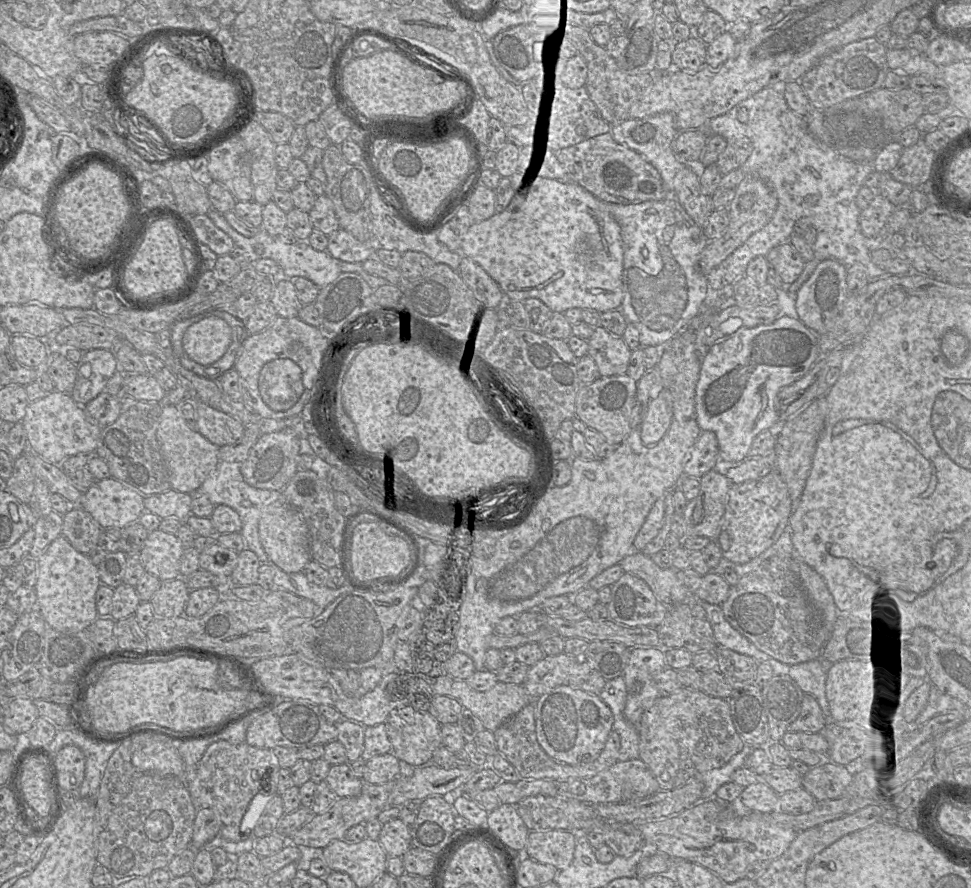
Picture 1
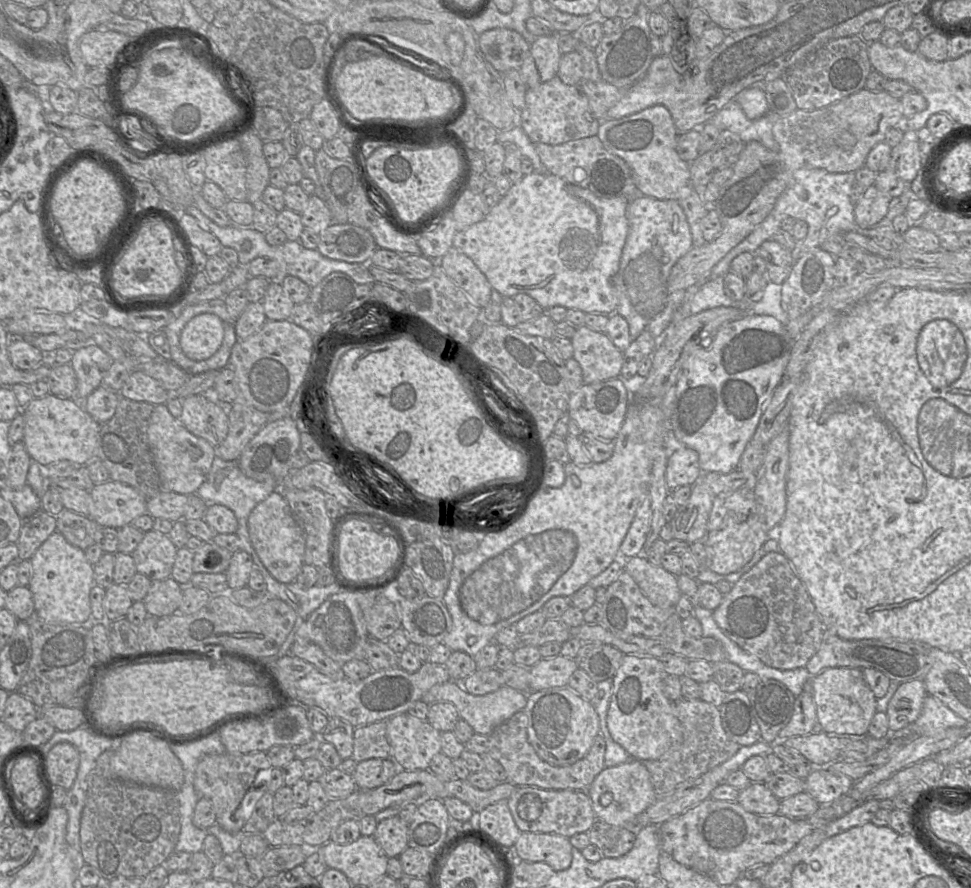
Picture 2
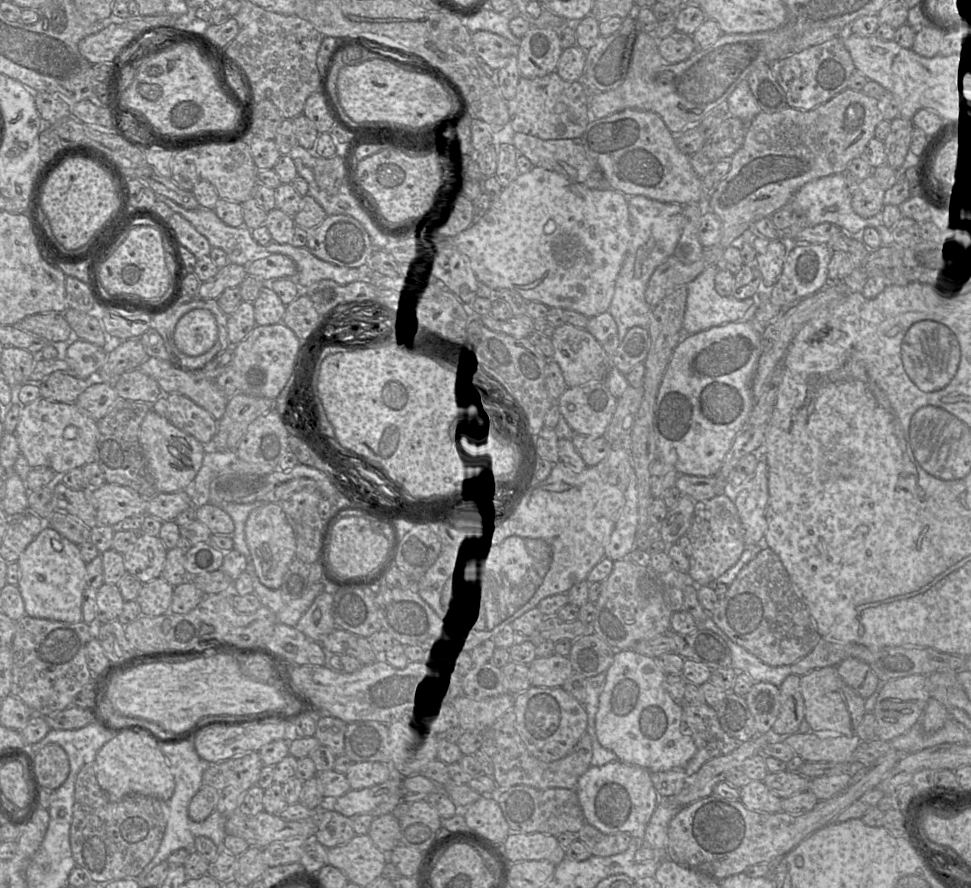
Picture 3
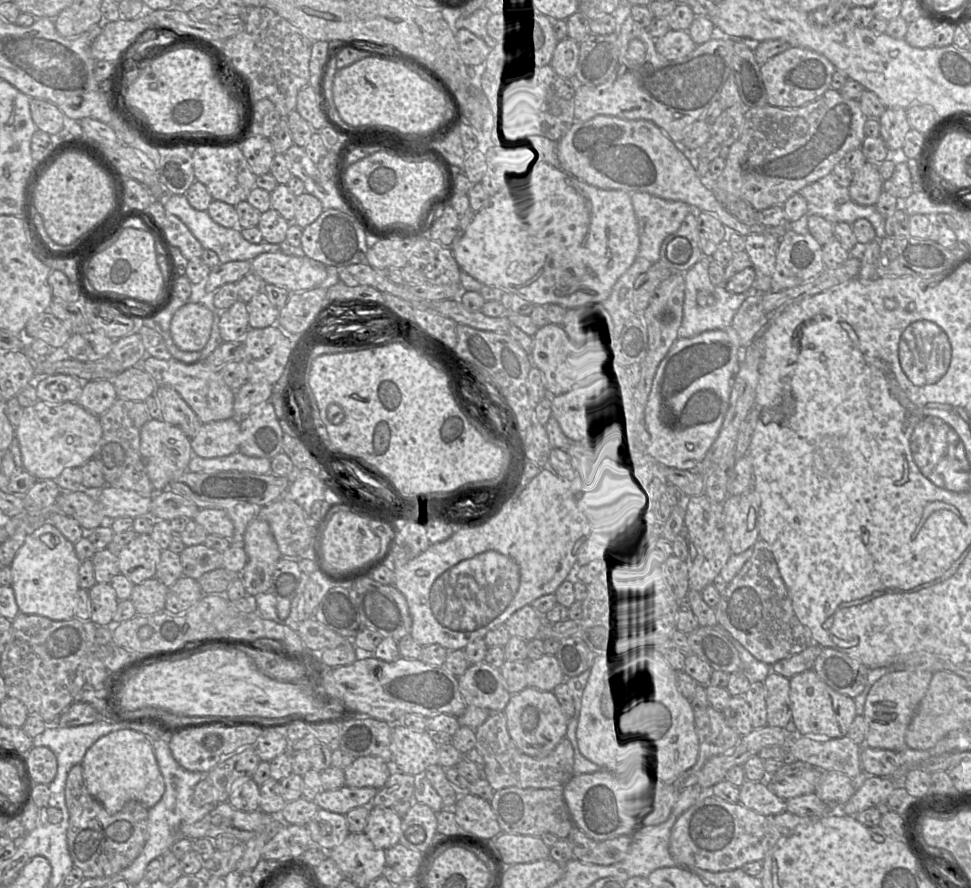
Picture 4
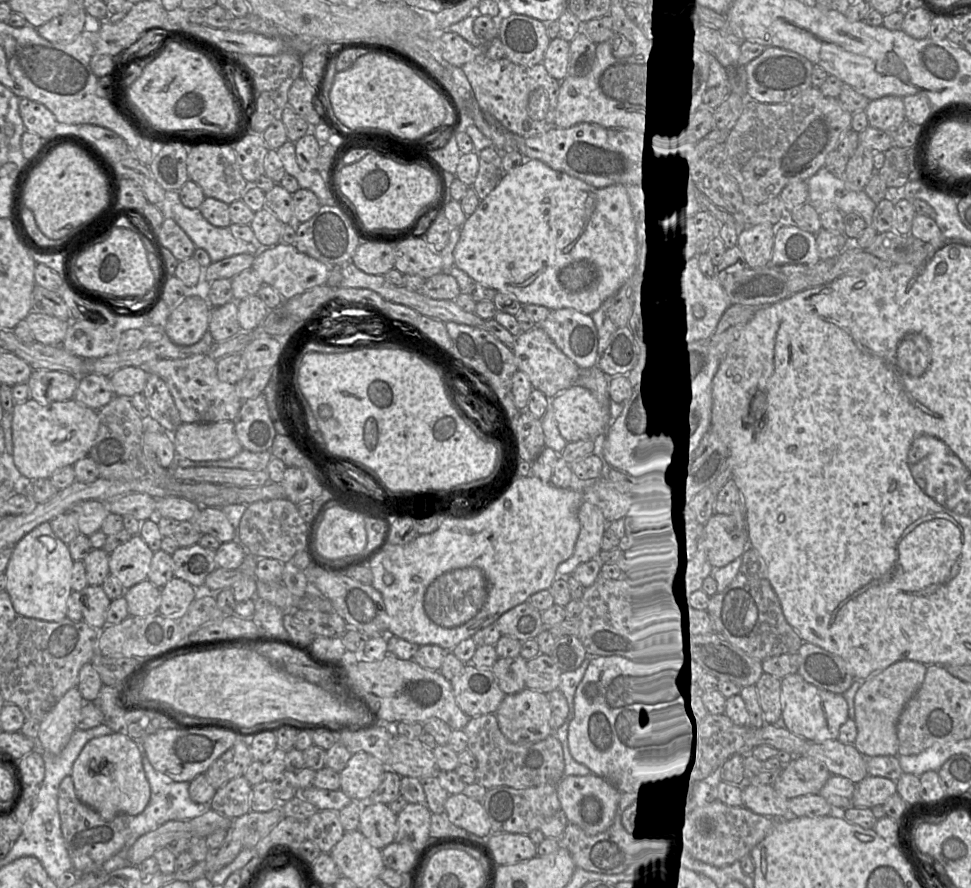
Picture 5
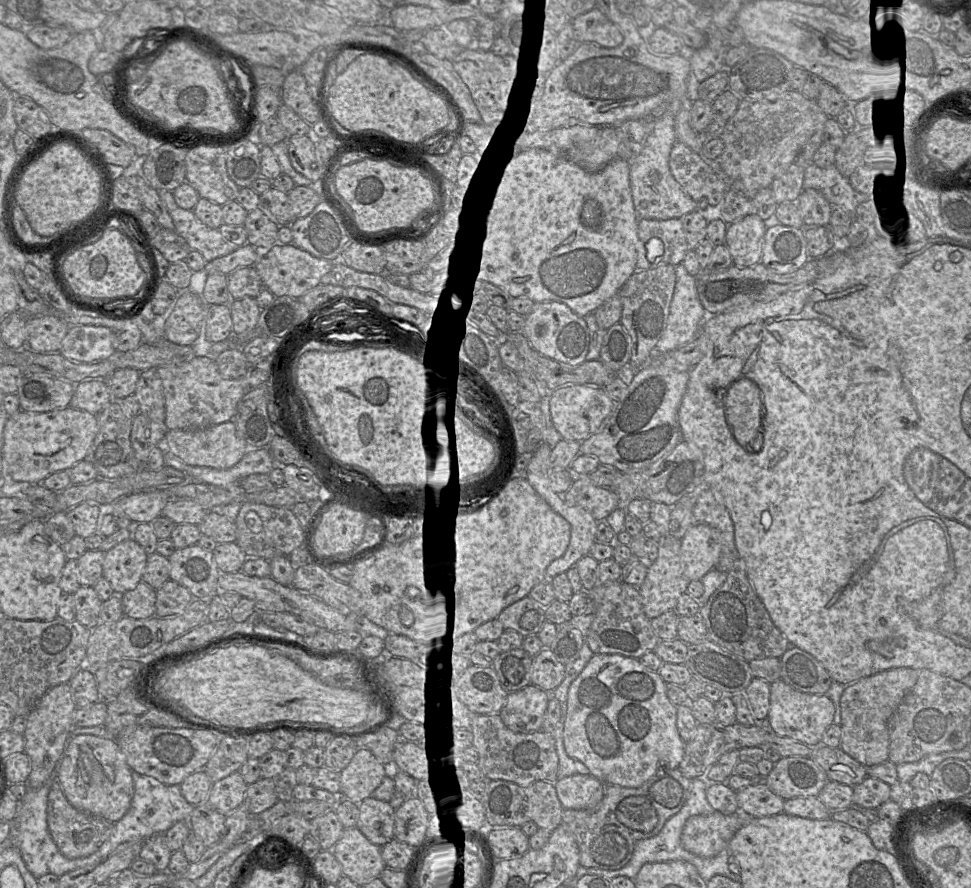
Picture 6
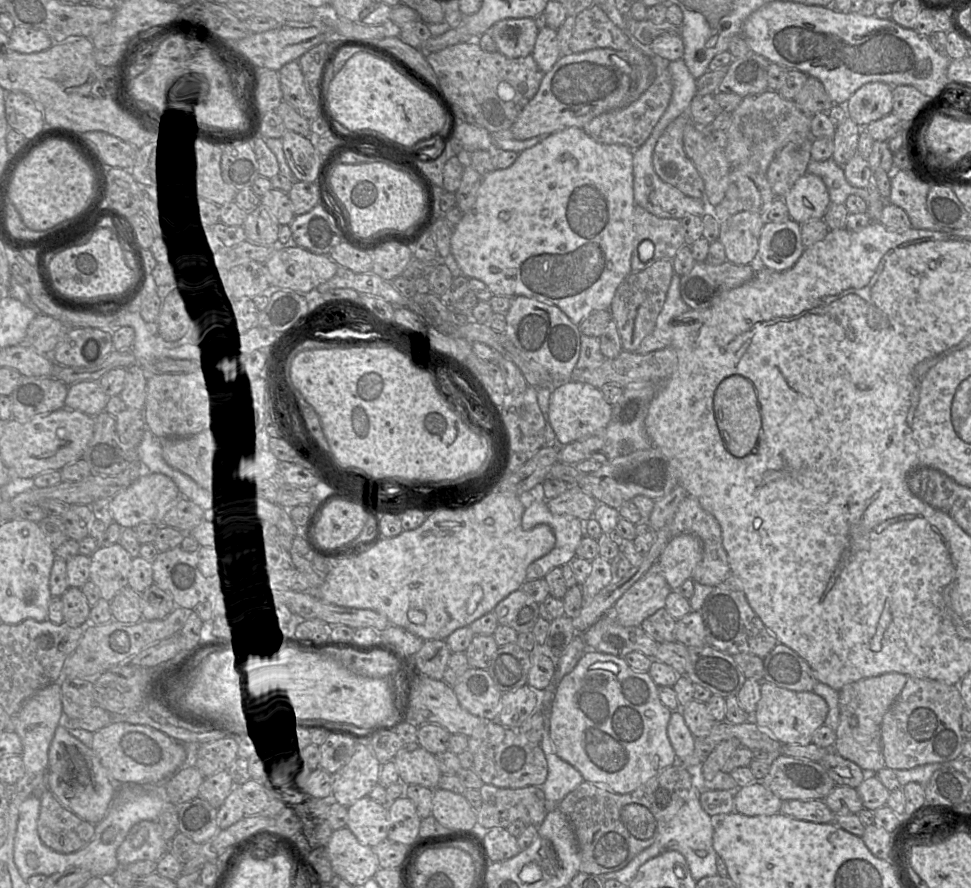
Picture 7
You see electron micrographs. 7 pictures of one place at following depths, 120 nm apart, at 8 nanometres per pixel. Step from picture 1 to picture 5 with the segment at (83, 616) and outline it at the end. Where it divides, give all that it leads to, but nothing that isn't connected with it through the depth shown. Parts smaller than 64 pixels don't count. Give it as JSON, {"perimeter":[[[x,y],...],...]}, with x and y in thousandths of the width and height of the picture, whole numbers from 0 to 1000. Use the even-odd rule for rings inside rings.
{"perimeter":[[[45,588],[26,601],[13,616],[7,639],[5,666],[8,668],[18,693],[44,699],[59,700],[69,696],[69,677],[74,668],[73,648],[76,631],[70,613],[63,609],[54,598],[50,588]]]}

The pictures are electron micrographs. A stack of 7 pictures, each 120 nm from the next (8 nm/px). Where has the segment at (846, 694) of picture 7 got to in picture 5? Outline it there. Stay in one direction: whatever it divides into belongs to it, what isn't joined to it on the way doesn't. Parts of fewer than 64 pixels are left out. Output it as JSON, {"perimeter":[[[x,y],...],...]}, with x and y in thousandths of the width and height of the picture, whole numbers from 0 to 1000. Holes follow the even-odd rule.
{"perimeter":[[[925,744],[898,764],[884,776],[880,786],[880,812],[883,818],[881,842],[892,854],[899,851],[925,851],[924,813],[931,796],[950,771],[955,749],[939,744]]]}

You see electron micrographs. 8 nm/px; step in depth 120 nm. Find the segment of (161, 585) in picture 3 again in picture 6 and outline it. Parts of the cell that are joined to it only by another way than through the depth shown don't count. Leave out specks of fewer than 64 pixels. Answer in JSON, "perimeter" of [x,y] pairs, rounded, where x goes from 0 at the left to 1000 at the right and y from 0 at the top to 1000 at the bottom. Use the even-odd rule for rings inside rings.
{"perimeter":[[[147,654],[124,672],[128,694],[137,697],[150,697],[160,694],[161,664]]]}

